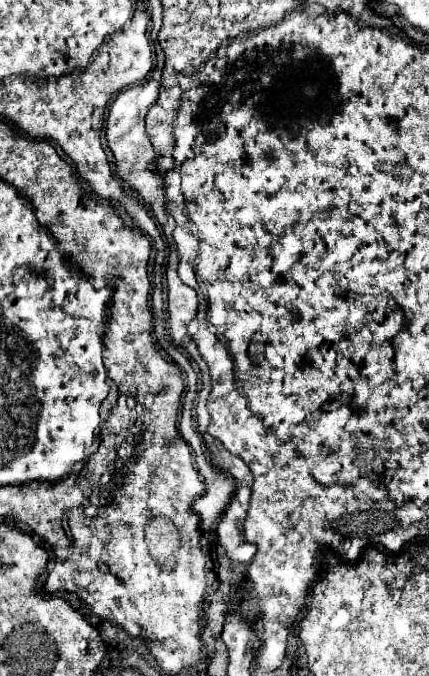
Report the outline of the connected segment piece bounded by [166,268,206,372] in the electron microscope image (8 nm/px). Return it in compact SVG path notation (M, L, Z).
M168 268L166 280L168 280L168 324L170 324L170 336L172 336L172 340L178 346L182 346L188 354L192 354L192 358L206 372L206 364L200 358L200 354L196 350L196 344L186 334L186 326L196 316L196 308L198 308L196 292L192 288L188 288L186 284L178 282L176 268Z

